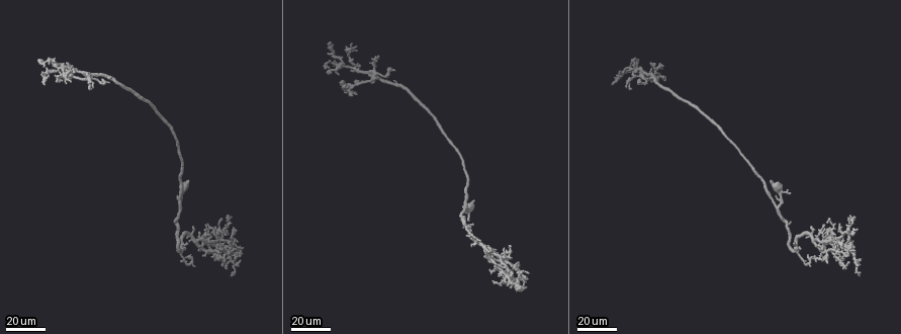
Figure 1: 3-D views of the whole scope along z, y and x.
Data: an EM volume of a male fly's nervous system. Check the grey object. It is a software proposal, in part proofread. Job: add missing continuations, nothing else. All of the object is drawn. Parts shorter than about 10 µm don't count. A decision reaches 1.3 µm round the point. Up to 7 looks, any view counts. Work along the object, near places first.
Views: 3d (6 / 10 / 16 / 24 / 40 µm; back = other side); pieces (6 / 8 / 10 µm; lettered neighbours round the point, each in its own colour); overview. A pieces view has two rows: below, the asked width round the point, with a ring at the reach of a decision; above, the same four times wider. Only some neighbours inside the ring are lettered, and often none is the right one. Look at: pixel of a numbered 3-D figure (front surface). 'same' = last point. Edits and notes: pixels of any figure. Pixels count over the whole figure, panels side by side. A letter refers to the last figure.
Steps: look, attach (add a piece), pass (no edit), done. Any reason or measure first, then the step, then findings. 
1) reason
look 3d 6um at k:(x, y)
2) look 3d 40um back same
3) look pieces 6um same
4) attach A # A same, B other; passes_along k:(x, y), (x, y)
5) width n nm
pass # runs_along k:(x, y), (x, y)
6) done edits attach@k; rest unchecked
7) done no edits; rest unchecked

free end
look 3d 40um at 1:(837, 246)

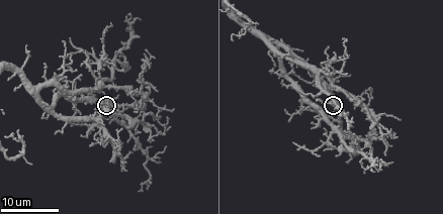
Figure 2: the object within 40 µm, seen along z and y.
look pieces 10um same

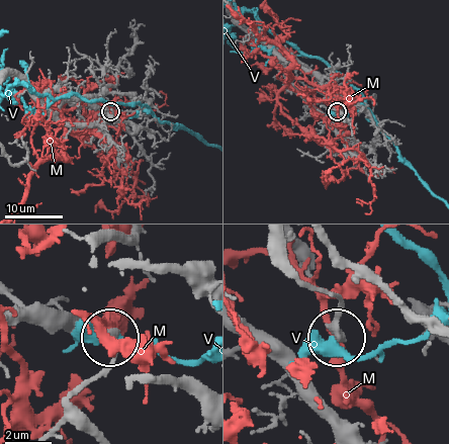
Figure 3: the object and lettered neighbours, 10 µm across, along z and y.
pass # M other, V other; runs_along 3:(272, 242), (278, 259), (295, 276), (337, 299), (337, 338); no lettered piece goes on from it

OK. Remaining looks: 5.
look 3d 40um at 1:(469, 220)

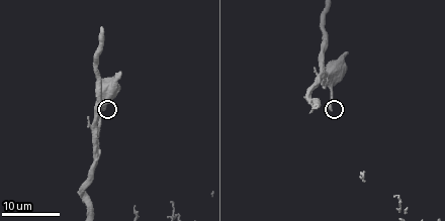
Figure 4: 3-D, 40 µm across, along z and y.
zoom in
look 3d 6um at 4:(332, 110)

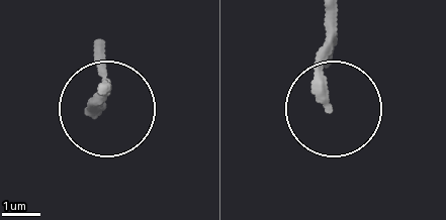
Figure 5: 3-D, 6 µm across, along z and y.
look pieces 6um at 5:(326, 107)

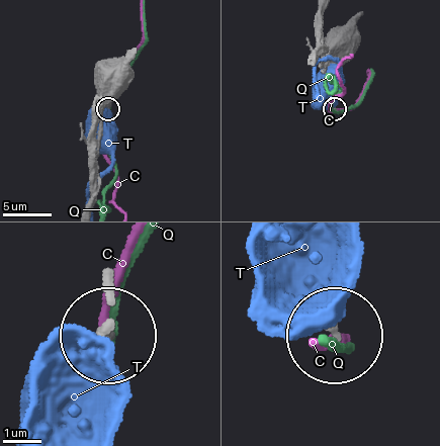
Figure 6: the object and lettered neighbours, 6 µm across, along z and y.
pass # C other, Q other, T other; no lettered piece goes on from it

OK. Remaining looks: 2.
thin end
look 3d 40um at 1:(328, 43)

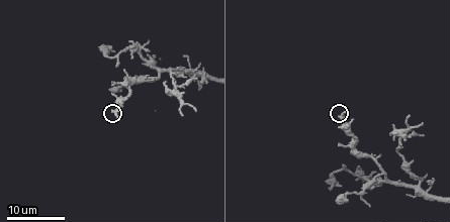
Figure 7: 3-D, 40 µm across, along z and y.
look pieces 8um at 7:(345, 110)

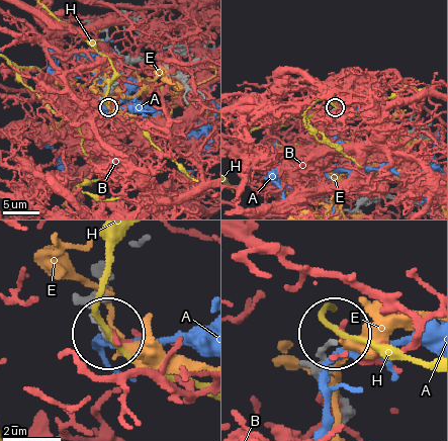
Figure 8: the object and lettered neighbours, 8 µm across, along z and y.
width 150 nm
pass # A other, B other, E other, H other; no lettered piece goes on from it

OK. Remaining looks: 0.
done no edits; rest unchecked

